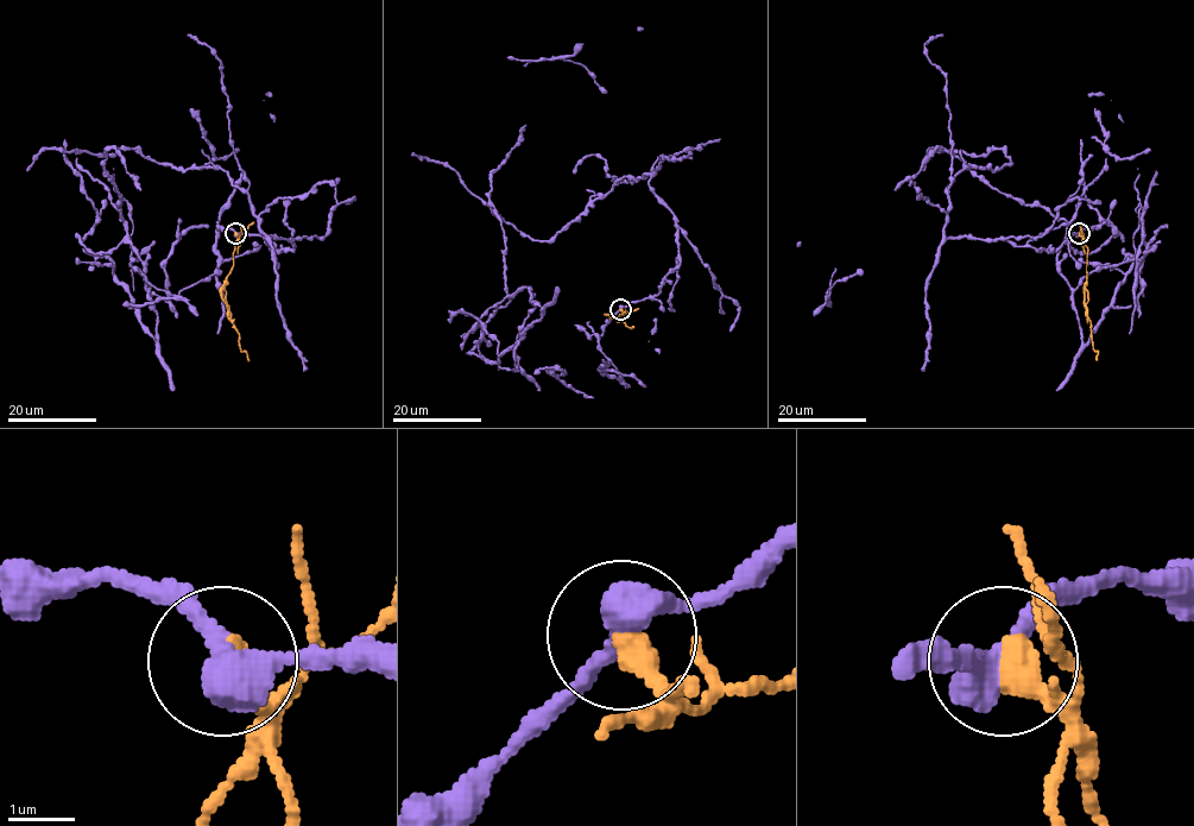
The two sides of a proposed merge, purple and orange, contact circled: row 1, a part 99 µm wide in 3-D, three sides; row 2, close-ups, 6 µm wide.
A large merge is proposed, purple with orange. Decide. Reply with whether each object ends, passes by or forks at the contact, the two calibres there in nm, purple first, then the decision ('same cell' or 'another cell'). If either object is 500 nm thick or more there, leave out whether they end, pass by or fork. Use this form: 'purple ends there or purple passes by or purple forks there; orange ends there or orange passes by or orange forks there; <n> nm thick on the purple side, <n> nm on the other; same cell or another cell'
purple passes by; orange ends there; 440 nm thick on the purple side, 480 nm on the other; another cell

